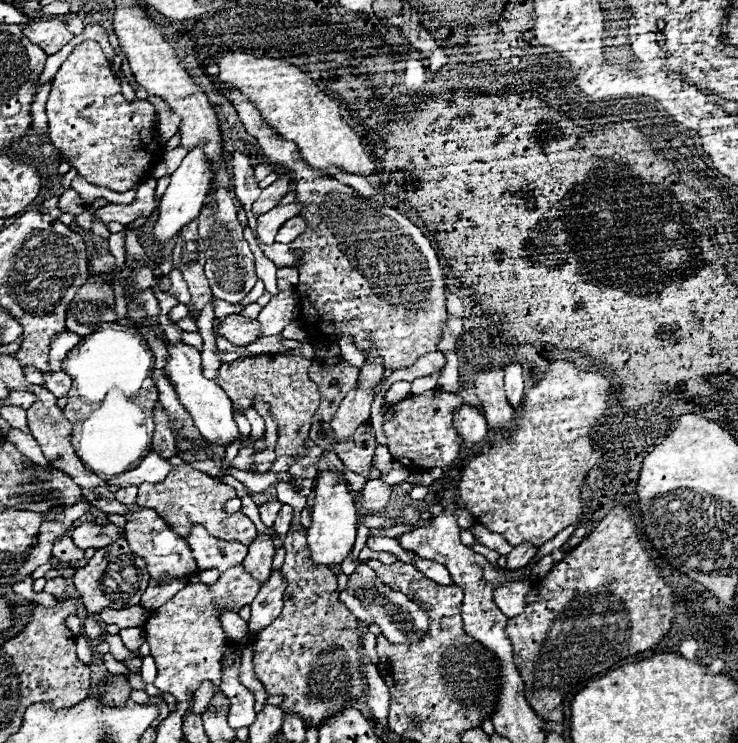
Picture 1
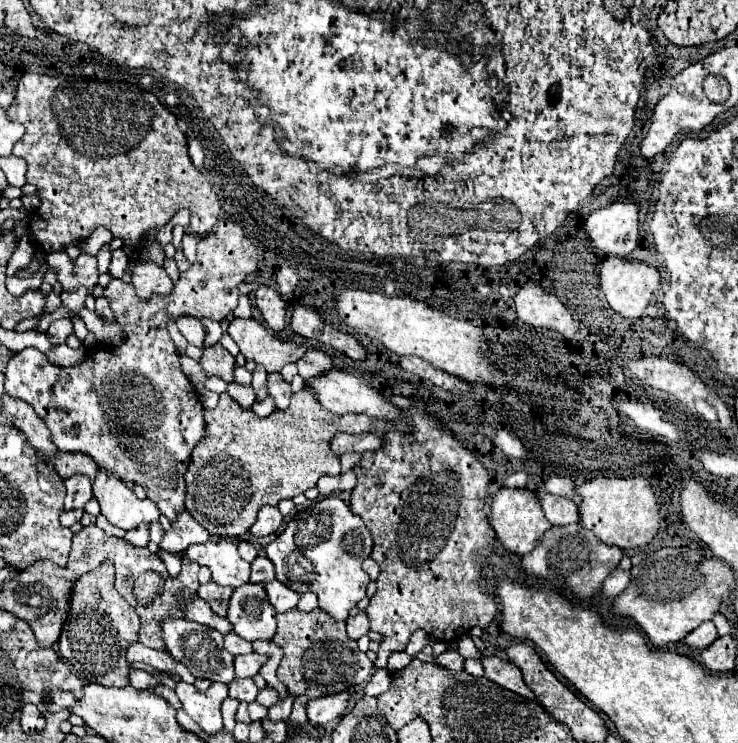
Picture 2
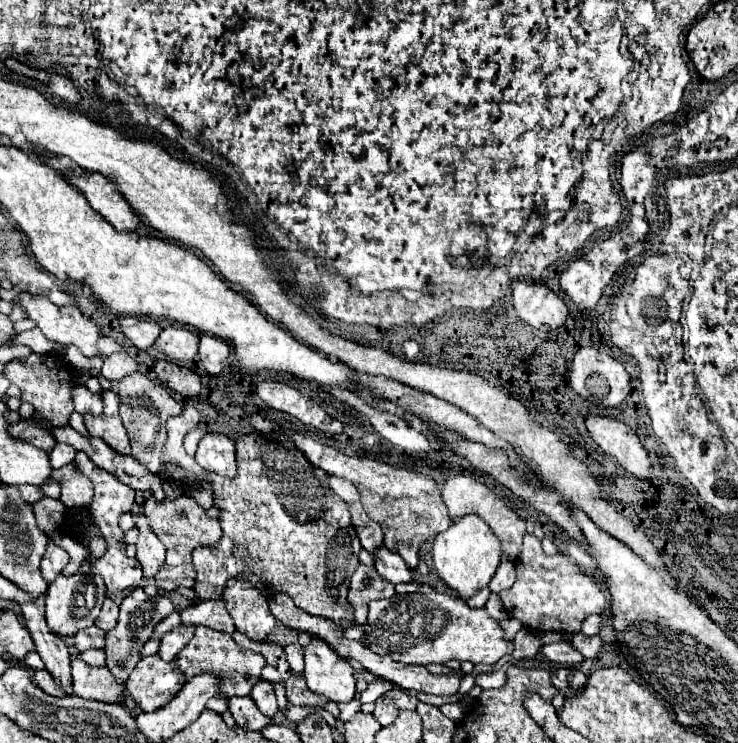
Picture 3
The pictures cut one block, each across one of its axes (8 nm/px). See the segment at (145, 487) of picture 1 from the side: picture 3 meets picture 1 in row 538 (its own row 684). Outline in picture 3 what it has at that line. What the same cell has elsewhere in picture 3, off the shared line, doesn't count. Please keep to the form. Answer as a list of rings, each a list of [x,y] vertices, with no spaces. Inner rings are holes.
[[[198,626],[194,638],[176,656],[176,664],[184,672],[186,680],[190,680],[192,676],[196,676],[200,672],[220,674],[222,676],[222,692],[228,698],[232,698],[232,696],[248,696],[250,694],[262,668],[266,666],[266,660],[262,656],[258,656],[258,652],[250,652],[248,648],[238,648],[238,644],[234,644],[232,636],[212,630],[212,628],[206,628],[206,626]]]

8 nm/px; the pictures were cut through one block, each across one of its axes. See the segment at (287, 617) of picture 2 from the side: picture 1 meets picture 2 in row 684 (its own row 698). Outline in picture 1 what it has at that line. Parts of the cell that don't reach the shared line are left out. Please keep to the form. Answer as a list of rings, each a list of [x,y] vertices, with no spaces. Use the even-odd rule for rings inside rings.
[[[298,528],[290,530],[284,538],[286,560],[282,564],[282,572],[288,582],[288,588],[284,592],[284,608],[270,626],[262,628],[256,634],[254,670],[270,696],[284,694],[284,702],[280,704],[284,712],[294,712],[318,726],[322,720],[326,720],[326,716],[332,716],[334,712],[356,704],[364,696],[366,686],[360,662],[360,636],[364,630],[348,612],[348,608],[339,601],[338,582],[332,568],[316,564],[310,558],[306,536],[306,528]]]

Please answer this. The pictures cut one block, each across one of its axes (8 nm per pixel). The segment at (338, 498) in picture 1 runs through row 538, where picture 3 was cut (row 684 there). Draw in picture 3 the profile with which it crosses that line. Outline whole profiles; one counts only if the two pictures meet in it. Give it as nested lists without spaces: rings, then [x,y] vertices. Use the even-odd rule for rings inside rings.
[[[312,638],[304,648],[304,678],[308,688],[328,700],[340,704],[350,702],[356,694],[354,670],[348,660],[342,660],[326,642]]]

